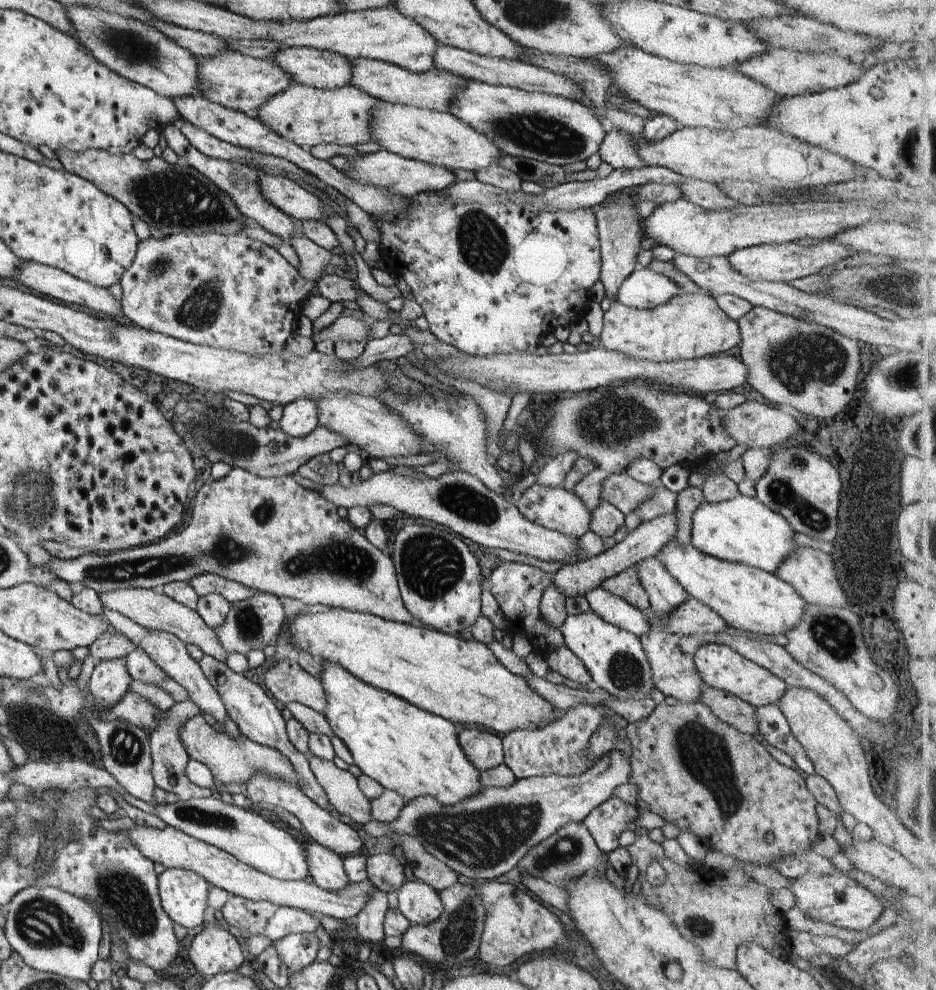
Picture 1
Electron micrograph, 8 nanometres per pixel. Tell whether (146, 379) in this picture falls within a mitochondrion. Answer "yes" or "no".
no

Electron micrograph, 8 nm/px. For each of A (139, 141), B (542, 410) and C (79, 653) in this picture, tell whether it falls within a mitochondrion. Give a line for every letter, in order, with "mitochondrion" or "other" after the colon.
A: other
B: mitochondrion
C: other

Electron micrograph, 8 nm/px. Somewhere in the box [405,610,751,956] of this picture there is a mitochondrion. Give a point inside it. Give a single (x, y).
(481, 839)

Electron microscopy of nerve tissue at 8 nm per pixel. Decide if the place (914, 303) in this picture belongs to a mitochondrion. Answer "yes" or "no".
yes

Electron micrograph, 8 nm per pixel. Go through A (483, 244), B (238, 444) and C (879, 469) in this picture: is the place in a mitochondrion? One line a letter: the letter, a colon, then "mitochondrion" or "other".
A: mitochondrion
B: mitochondrion
C: other

